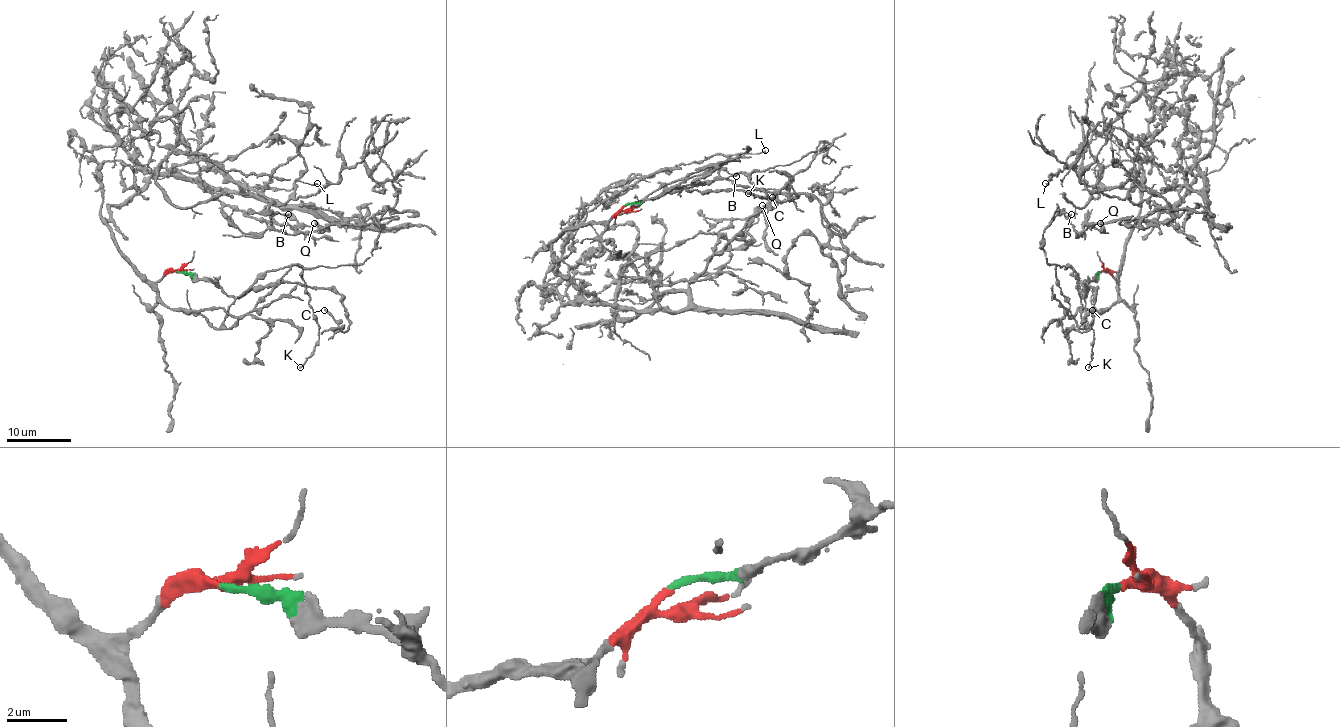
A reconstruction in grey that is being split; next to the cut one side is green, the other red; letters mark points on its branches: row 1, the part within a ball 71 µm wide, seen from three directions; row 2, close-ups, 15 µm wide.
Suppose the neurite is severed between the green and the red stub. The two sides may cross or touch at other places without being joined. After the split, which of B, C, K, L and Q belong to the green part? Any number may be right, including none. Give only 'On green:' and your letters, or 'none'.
On green: C, K

